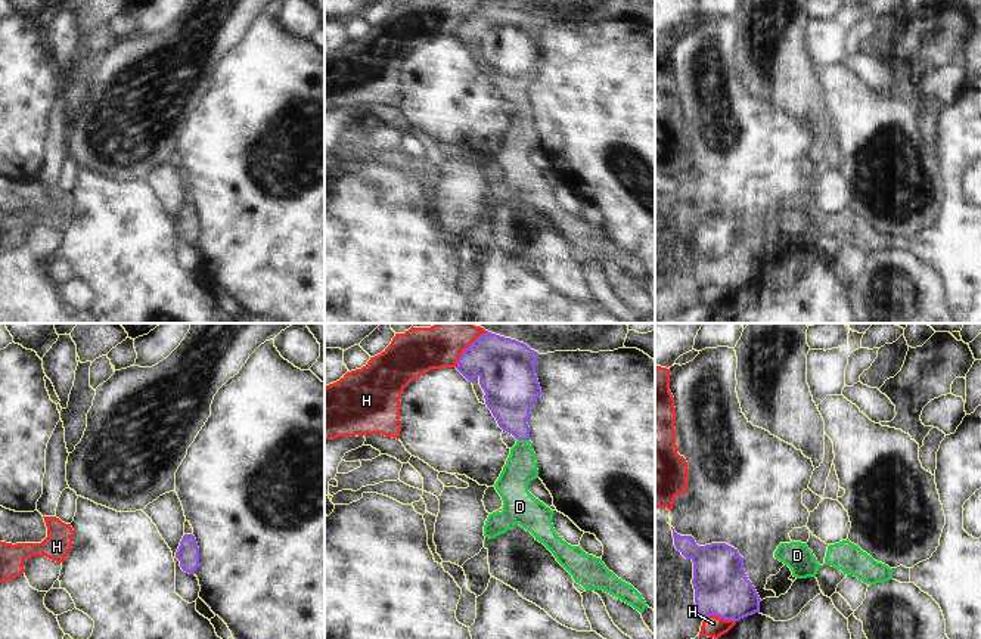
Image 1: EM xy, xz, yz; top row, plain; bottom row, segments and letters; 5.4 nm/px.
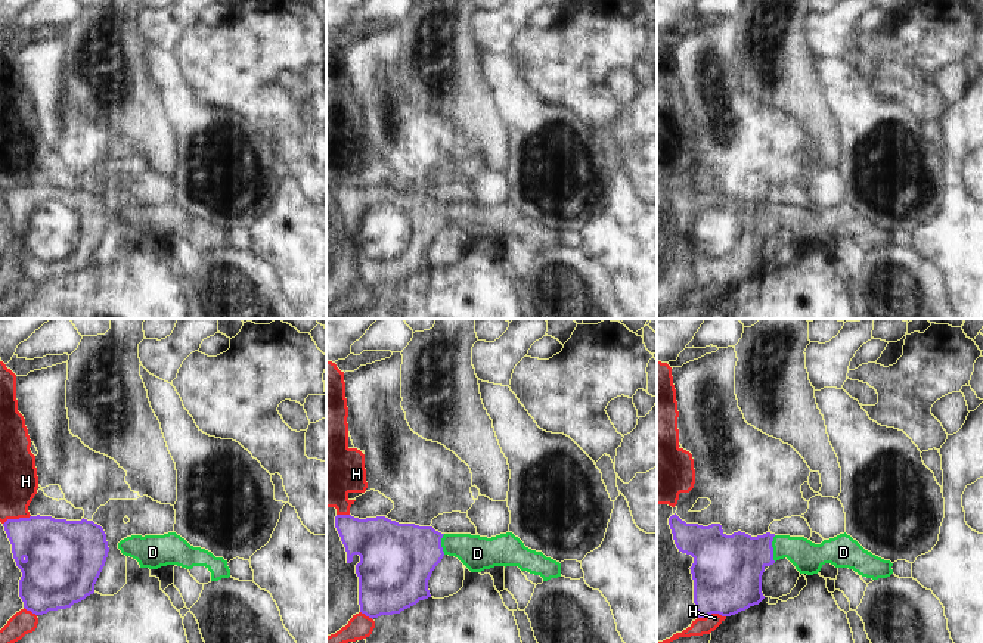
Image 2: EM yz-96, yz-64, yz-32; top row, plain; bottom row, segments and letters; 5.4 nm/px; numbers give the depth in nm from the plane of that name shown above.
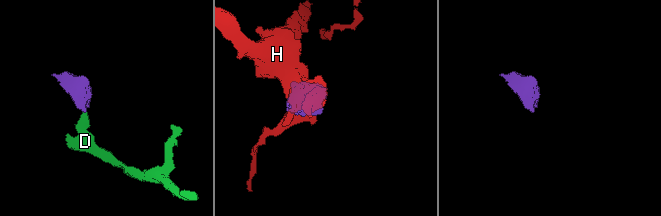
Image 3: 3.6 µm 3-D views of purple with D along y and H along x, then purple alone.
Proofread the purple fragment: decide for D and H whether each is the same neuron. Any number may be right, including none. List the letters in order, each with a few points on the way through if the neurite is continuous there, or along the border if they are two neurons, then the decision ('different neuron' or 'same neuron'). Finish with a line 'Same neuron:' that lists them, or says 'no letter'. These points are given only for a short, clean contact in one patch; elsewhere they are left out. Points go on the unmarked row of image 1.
D: runs through xz (509, 65), (511, 86), (524, 108), (521, 137); same neuron
H: different neuron
Same neuron: D

